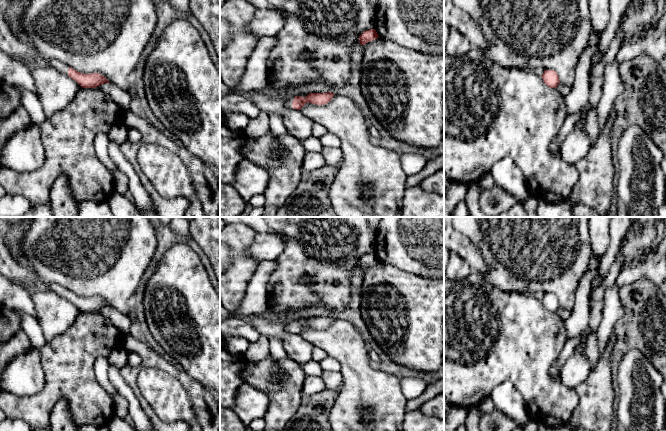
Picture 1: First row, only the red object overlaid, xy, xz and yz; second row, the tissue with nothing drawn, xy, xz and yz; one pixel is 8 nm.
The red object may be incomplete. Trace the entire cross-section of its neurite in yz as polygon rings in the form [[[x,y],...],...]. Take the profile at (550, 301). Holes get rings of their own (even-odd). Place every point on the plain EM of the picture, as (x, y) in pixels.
[[[545,294],[541,301],[544,307],[550,312],[557,312],[560,307],[559,300],[554,294]]]

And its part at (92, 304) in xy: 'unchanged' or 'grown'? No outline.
grown

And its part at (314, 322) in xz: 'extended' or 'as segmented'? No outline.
extended

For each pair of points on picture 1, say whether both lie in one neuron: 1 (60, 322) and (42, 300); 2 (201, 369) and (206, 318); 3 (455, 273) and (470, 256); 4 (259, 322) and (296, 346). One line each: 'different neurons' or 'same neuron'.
1: same neuron
2: same neuron
3: different neurons
4: same neuron

